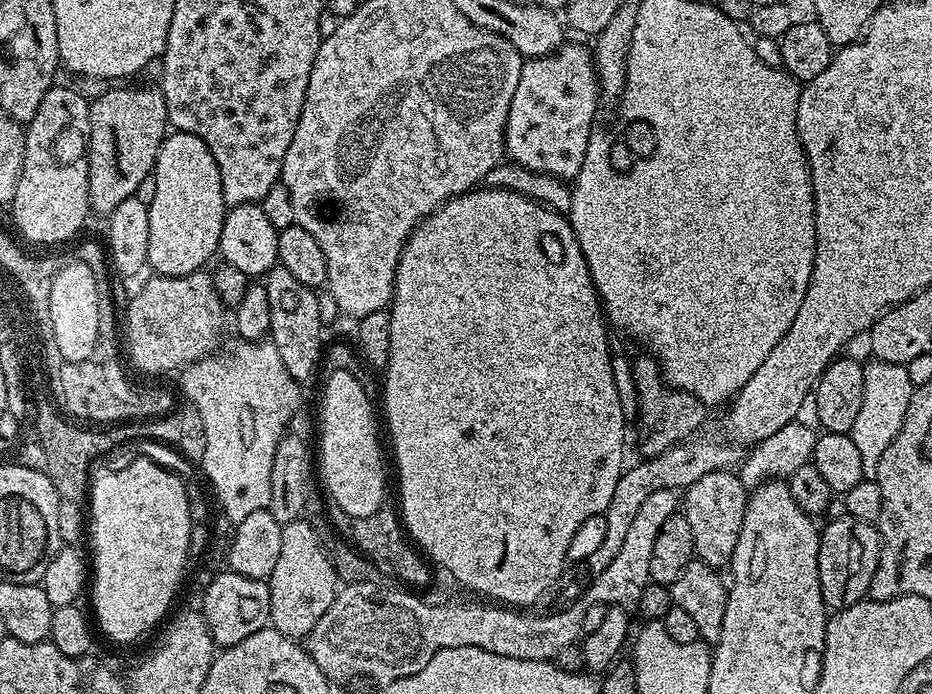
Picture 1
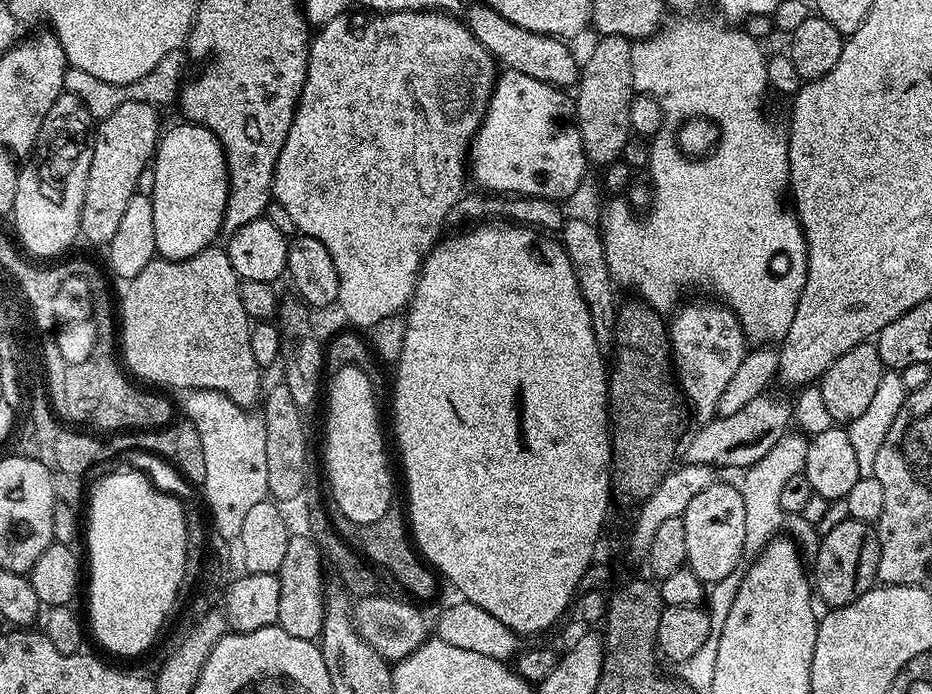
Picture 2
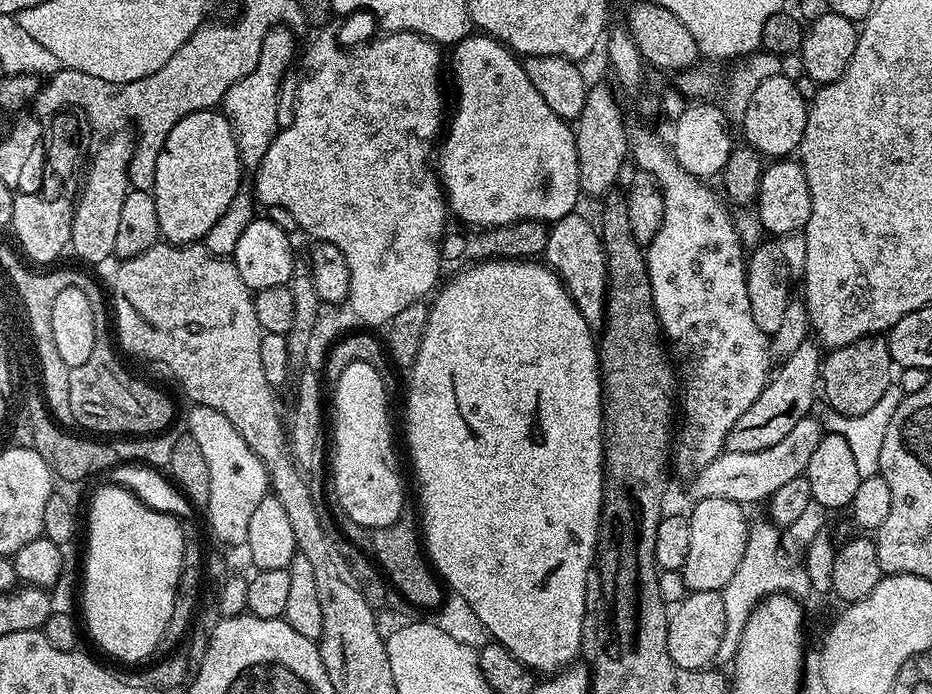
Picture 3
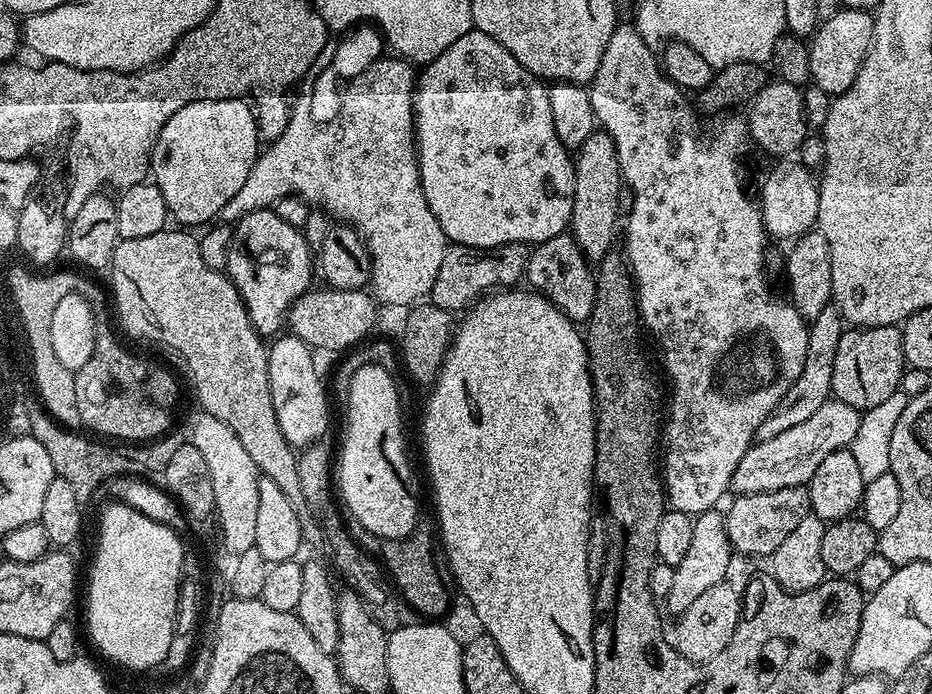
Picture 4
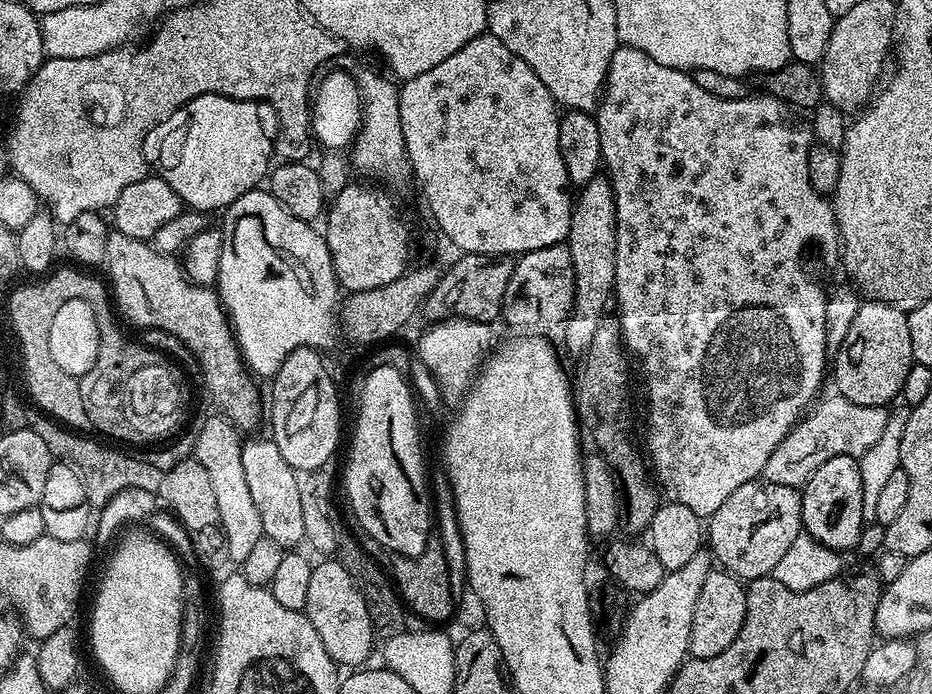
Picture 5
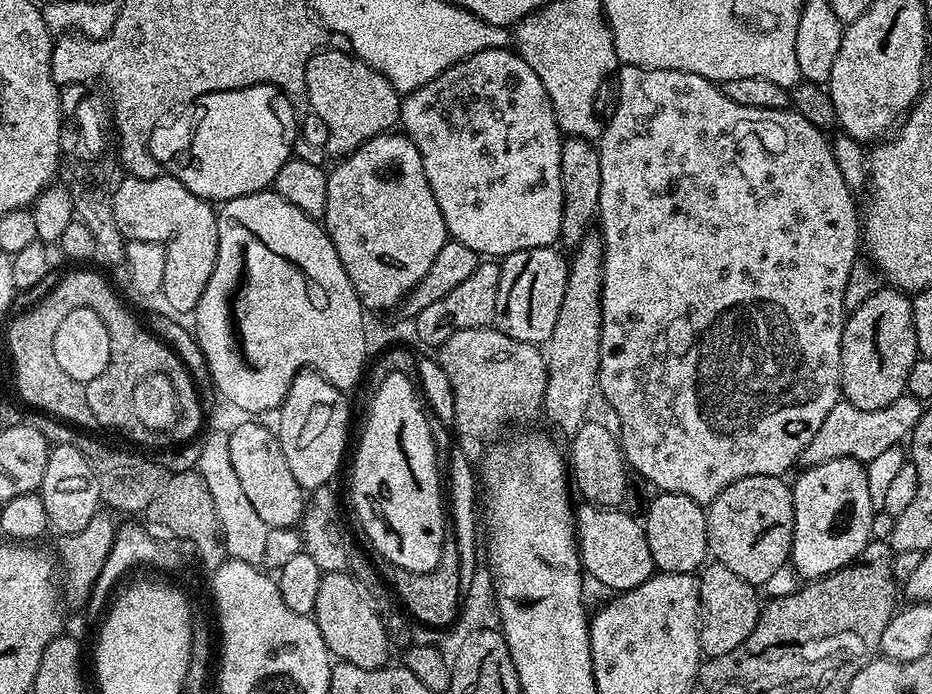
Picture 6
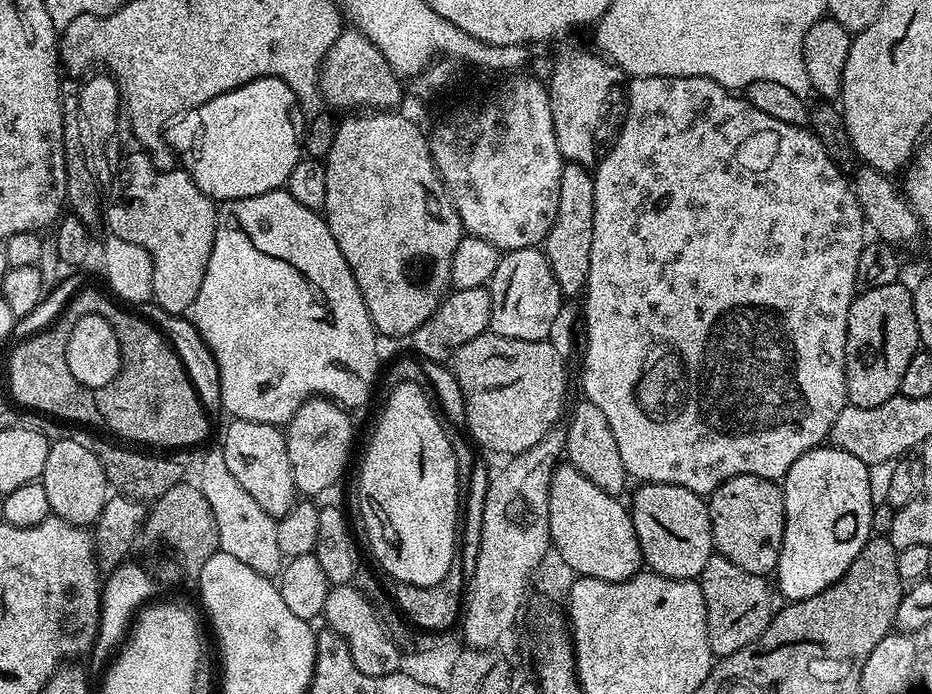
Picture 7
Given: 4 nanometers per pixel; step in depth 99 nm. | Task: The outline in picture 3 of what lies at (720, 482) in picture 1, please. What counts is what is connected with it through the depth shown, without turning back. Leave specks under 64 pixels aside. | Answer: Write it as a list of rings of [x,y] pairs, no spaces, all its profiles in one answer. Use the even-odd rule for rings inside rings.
[[[702,498],[691,505],[692,512],[688,516],[690,526],[690,554],[686,554],[686,562],[682,569],[684,586],[688,592],[718,592],[730,582],[735,570],[741,565],[742,554],[745,553],[750,519],[745,505],[730,502],[730,498]]]

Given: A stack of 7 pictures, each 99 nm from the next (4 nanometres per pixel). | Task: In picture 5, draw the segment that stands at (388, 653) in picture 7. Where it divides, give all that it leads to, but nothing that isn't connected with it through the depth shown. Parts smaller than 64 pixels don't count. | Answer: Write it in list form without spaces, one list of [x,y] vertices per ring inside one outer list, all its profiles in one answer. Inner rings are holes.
[[[338,558],[321,560],[324,560],[321,564],[319,562],[313,563],[310,587],[306,594],[306,606],[303,613],[307,616],[310,626],[314,626],[318,638],[322,638],[322,646],[326,646],[326,654],[330,654],[330,658],[337,666],[344,666],[344,664],[352,664],[348,666],[367,665],[369,663],[368,655],[372,652],[374,629],[370,618],[370,610],[366,606],[366,598],[362,594],[360,585],[350,574],[350,570],[346,570],[346,566],[342,566],[342,562]]]

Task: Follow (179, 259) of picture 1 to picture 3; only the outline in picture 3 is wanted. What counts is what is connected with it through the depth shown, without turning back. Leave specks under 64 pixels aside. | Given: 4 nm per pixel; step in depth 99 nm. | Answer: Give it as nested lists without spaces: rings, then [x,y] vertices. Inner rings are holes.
[[[220,110],[195,112],[182,118],[182,122],[178,122],[178,126],[170,130],[166,146],[162,146],[162,154],[158,154],[158,174],[154,174],[154,186],[151,190],[156,203],[160,236],[167,243],[183,246],[203,241],[208,231],[223,221],[230,202],[242,190],[240,184],[242,148],[236,143],[238,143],[237,134],[232,129],[228,117]]]

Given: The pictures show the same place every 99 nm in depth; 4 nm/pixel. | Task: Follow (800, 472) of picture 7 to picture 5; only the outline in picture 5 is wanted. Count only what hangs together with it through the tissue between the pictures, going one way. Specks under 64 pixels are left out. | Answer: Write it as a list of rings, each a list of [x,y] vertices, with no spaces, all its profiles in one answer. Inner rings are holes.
[[[857,457],[830,458],[830,462],[822,462],[822,466],[814,470],[802,489],[802,522],[803,531],[828,549],[857,547],[860,532],[866,525],[866,514],[862,510],[862,474]]]

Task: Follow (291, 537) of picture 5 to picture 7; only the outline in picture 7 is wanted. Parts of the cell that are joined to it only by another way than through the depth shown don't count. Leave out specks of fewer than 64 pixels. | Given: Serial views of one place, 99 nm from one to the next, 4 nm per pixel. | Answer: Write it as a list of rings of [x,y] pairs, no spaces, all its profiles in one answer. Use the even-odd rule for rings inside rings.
[[[233,419],[231,423],[232,425],[224,432],[224,445],[222,445],[226,470],[234,474],[234,482],[238,482],[238,486],[242,486],[242,490],[246,490],[246,494],[250,494],[250,498],[254,498],[254,502],[258,502],[258,506],[266,510],[266,514],[274,518],[290,514],[290,510],[298,503],[298,493],[294,474],[290,470],[290,454],[286,450],[285,433],[277,425],[266,422]]]

